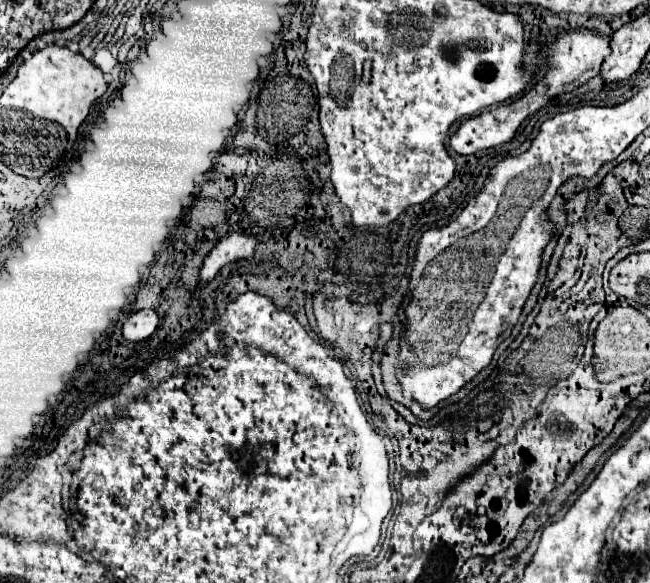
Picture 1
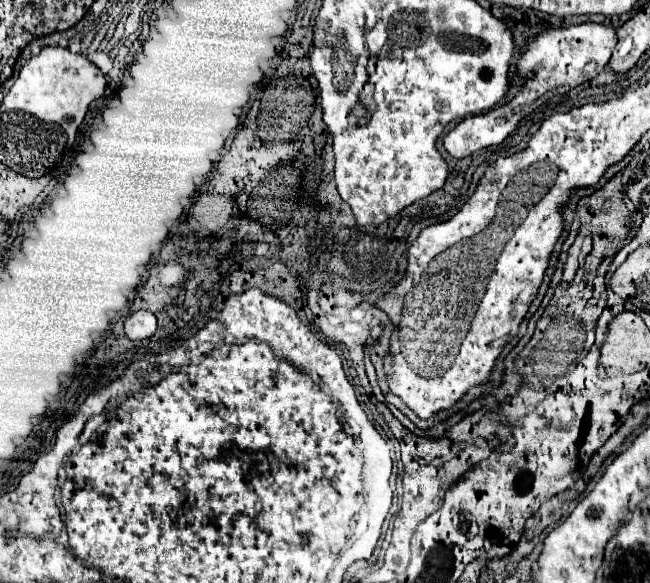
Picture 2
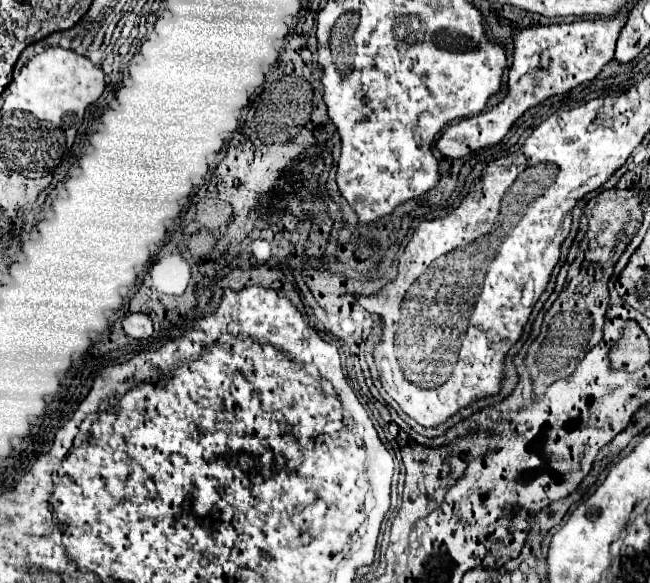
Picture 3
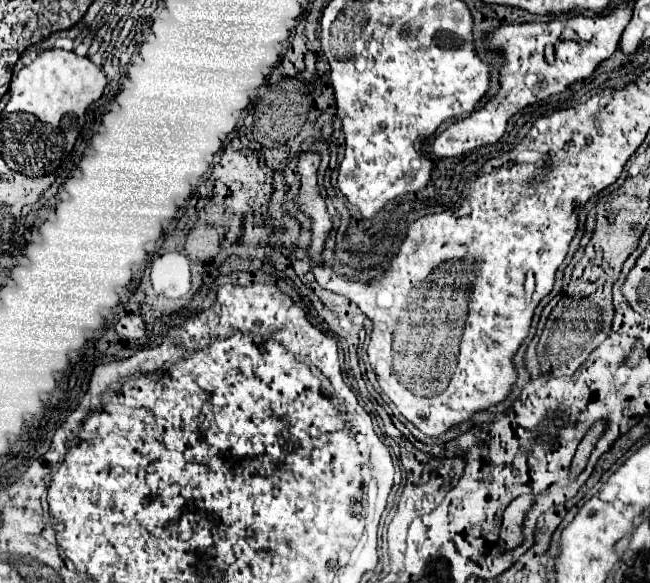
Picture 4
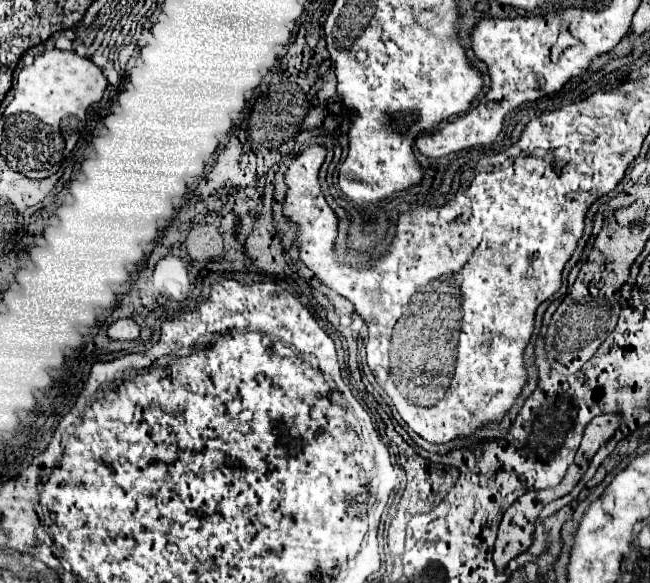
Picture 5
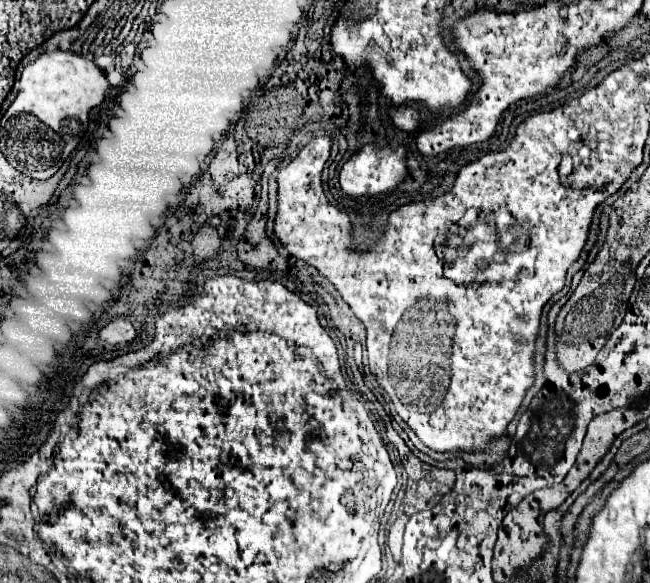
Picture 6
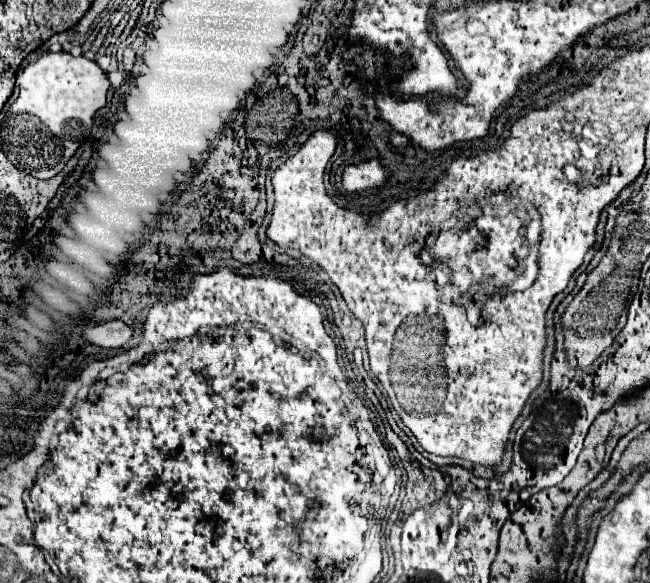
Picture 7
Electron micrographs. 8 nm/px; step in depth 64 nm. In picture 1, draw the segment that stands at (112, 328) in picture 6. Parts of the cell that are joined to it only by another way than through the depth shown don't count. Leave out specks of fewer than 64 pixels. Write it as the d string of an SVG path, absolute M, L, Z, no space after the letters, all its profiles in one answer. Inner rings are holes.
M138 310L134 312L122 326L122 334L130 342L146 340L158 326L158 314L154 310Z

